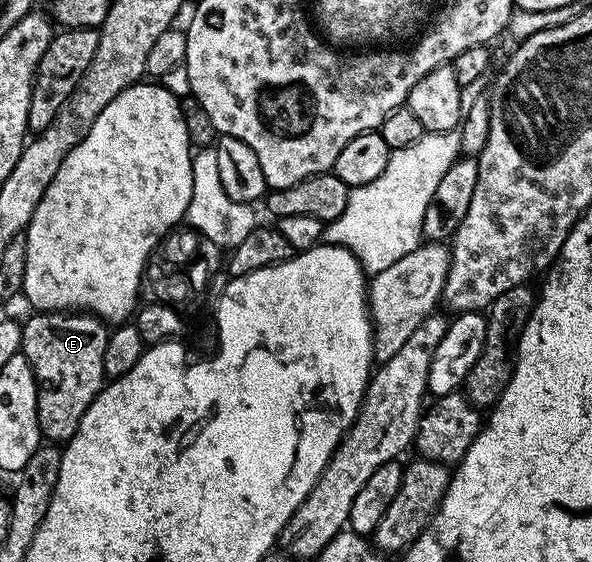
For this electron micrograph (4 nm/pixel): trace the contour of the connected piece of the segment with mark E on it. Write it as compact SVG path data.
M63 311L32 313L28 320L23 320L22 326L22 353L36 378L41 436L53 444L63 445L78 433L86 409L105 386L102 357L106 353L109 328L94 315Z

